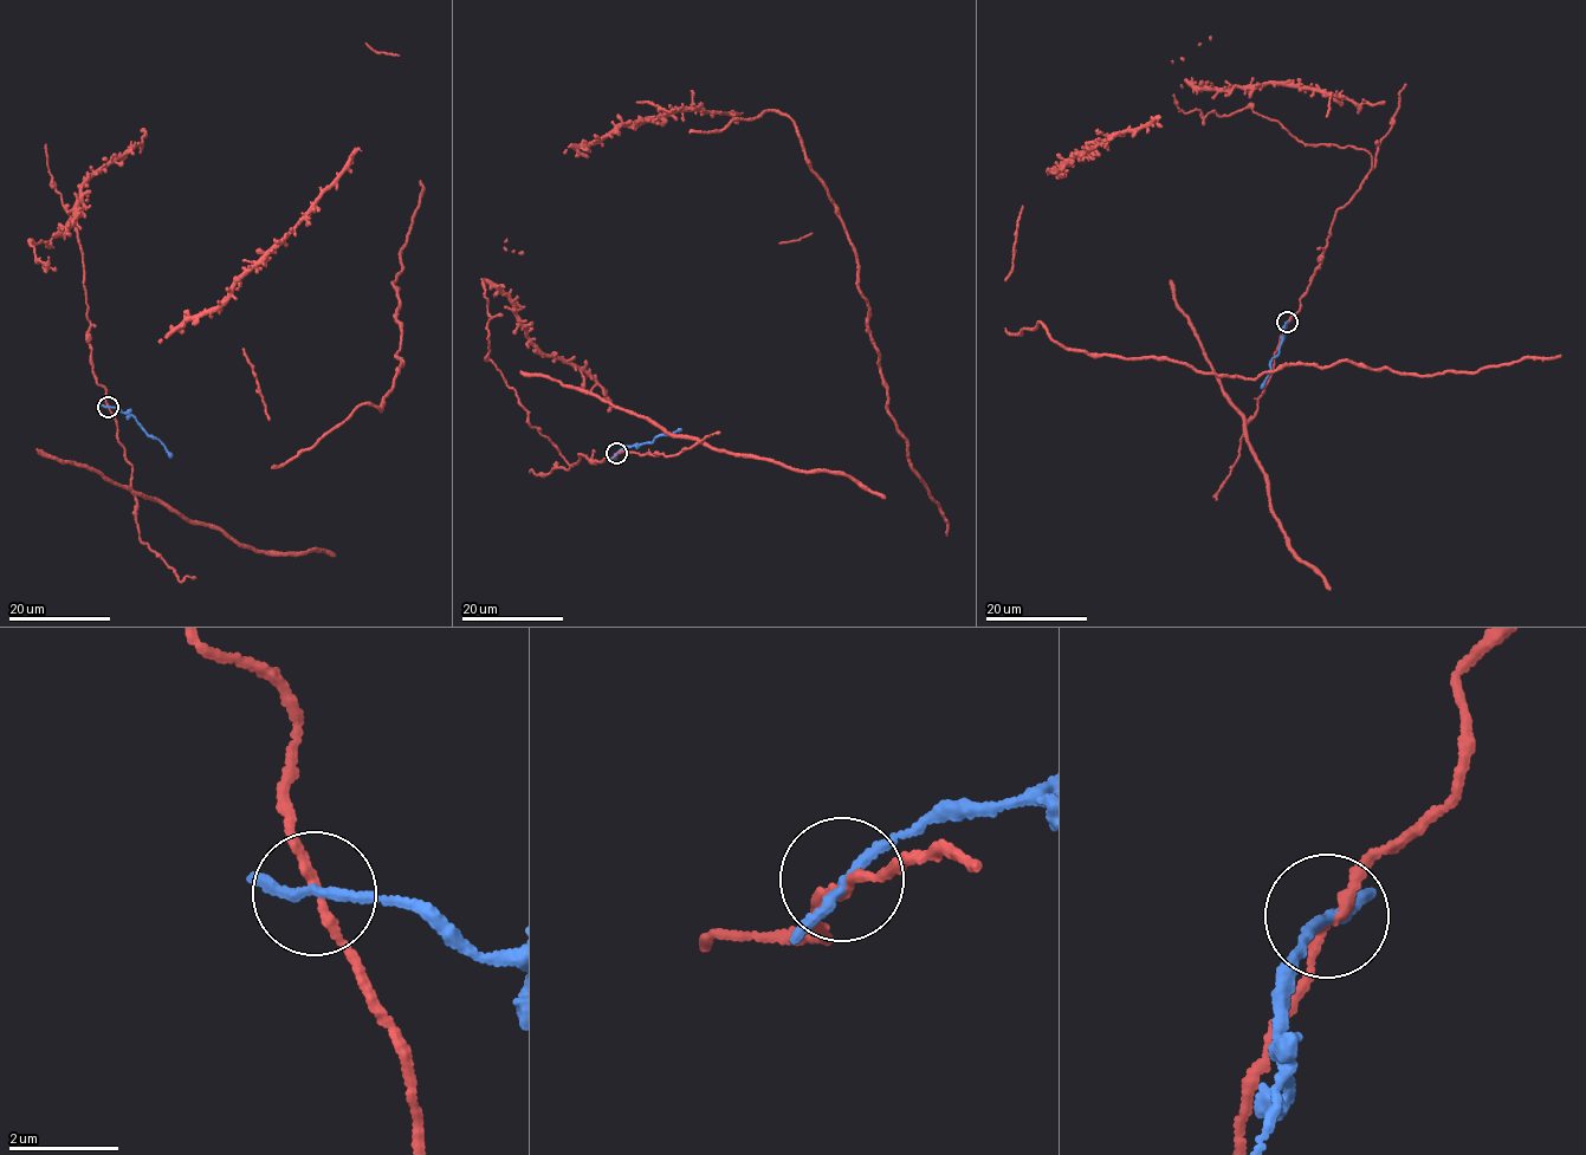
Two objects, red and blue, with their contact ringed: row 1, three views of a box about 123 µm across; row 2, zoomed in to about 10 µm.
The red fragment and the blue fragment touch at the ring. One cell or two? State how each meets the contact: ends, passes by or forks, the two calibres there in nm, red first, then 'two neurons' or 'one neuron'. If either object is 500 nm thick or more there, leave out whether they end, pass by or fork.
red passes by; blue passes by; calibres 160 and 170 nm; two neurons

